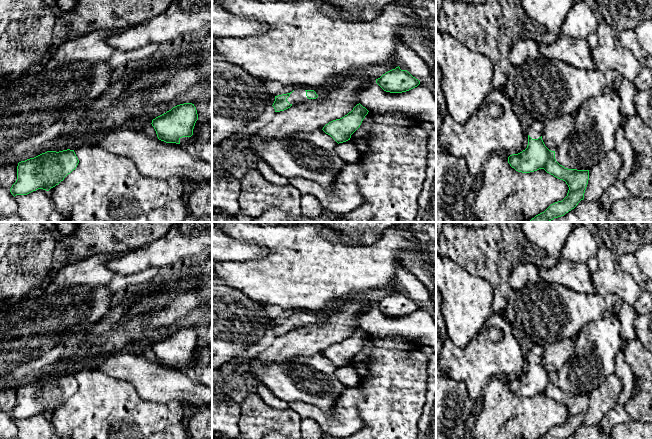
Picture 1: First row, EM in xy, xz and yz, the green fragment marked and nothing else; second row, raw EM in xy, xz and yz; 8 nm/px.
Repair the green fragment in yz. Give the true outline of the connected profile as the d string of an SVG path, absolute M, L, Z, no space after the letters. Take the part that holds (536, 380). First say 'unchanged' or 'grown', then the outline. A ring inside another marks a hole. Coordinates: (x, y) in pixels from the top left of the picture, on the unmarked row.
grown; M529 344L528 369L525 374L508 381L508 387L518 396L530 397L544 393L547 397L563 404L569 411L567 420L551 428L538 439L565 439L584 423L589 404L589 394L568 393L555 383L555 375L549 374L543 364L544 346Z

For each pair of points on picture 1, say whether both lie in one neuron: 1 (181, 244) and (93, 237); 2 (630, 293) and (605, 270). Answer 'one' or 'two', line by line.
1: two
2: one

